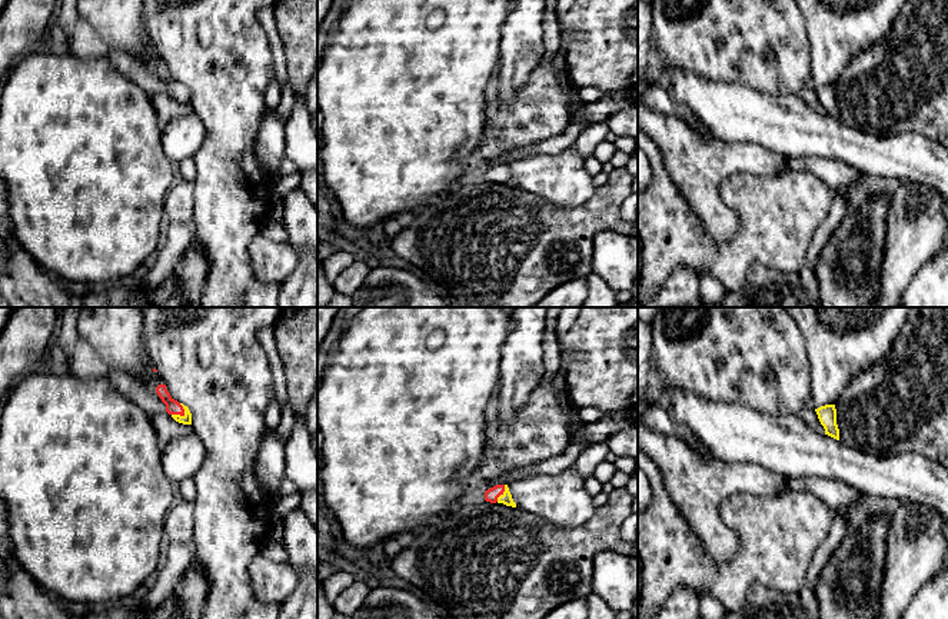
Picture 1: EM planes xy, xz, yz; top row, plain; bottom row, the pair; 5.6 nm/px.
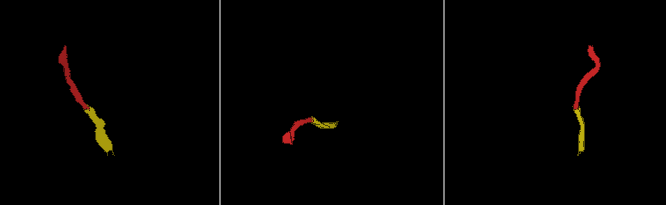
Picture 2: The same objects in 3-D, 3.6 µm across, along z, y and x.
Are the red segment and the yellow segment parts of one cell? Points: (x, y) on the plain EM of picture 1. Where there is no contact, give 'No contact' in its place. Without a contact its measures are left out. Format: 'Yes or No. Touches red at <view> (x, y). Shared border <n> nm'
Yes. Touches red at xy (182, 95). Shared border 90 nm

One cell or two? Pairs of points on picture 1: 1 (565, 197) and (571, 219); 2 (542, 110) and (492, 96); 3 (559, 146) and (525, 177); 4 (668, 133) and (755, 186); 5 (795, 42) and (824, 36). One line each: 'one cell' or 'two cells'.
1: two cells
2: one cell
3: two cells
4: two cells
5: two cells

